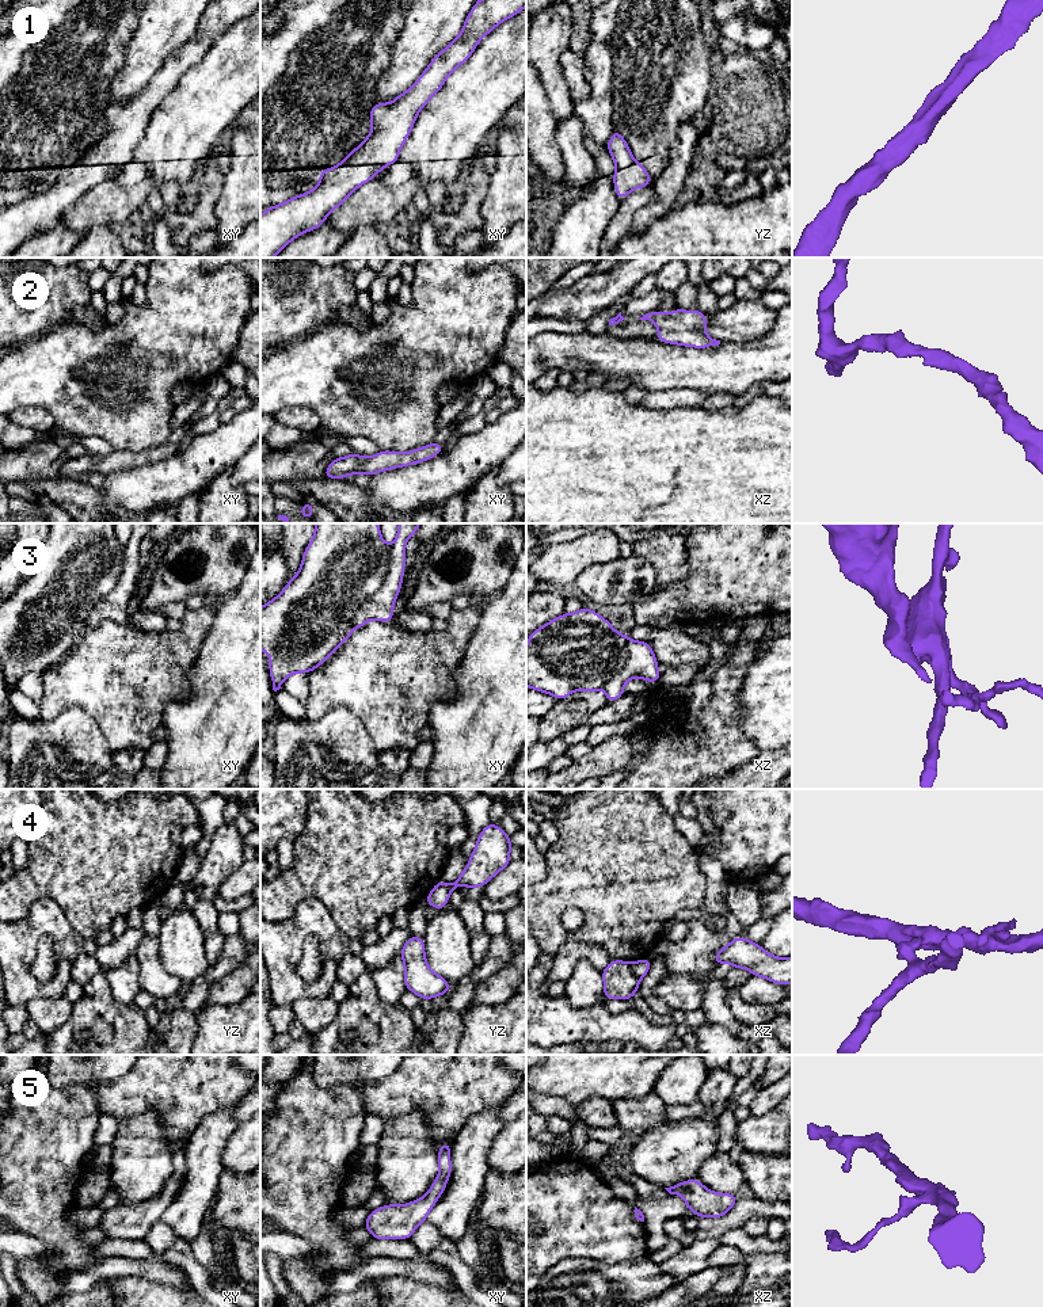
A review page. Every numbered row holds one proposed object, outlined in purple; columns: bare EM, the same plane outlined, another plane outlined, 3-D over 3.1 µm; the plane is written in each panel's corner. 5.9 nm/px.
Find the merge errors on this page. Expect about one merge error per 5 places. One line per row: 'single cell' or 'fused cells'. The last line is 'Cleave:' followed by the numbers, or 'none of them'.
1: single cell
2: single cell
3: fused cells
4: fused cells
5: single cell
Cleave: 3, 4

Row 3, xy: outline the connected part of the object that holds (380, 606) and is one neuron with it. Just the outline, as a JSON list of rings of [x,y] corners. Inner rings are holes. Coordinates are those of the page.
[[[399,523],[397,536],[391,546],[388,571],[381,588],[366,599],[351,617],[355,628],[362,628],[370,620],[381,622],[393,621],[393,605],[401,590],[404,576],[406,544],[408,538],[416,533],[419,526],[420,523]]]

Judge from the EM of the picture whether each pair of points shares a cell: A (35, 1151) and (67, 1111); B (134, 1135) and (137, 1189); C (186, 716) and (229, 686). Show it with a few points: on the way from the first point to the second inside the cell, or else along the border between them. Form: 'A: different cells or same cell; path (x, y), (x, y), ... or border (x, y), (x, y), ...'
A: same cell; path (44, 1142), (61, 1120)
B: same cell; path (137, 1149), (137, 1176)
C: same cell; path (197, 716), (219, 697)

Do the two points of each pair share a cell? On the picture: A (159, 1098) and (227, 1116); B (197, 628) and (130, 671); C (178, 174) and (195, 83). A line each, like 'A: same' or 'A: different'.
A: different
B: same
C: same

